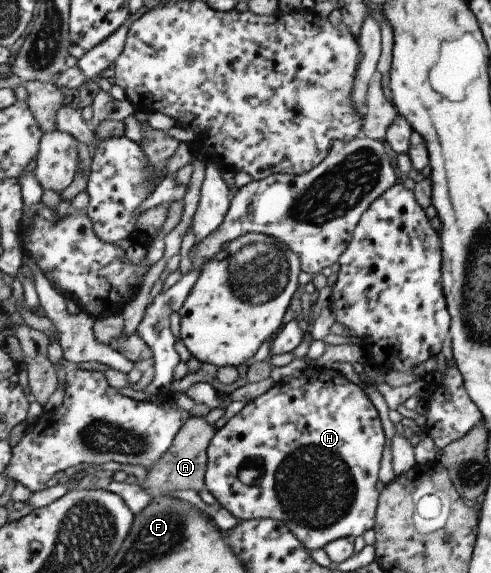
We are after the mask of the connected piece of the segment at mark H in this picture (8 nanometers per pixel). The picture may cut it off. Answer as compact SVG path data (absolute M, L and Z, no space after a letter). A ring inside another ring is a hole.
M308 366L298 377L291 378L290 381L274 382L270 389L267 389L261 396L246 403L246 407L236 414L233 418L228 419L226 424L216 431L208 446L208 463L206 470L206 486L216 498L220 506L226 508L231 514L240 521L251 519L277 519L287 523L289 528L299 537L299 540L311 550L325 548L327 543L331 543L341 537L362 535L365 530L373 526L373 512L377 506L377 468L379 468L379 458L383 450L385 438L383 430L379 424L379 416L365 396L365 392L351 384L349 379L341 378L337 370L333 368L314 368ZM253 468L255 470L255 482L247 484L241 480L241 470Z

